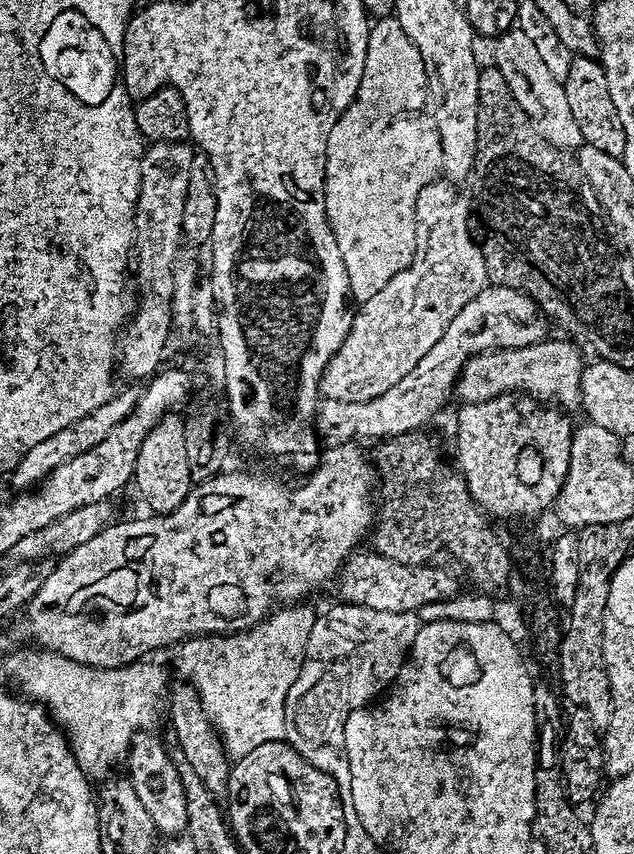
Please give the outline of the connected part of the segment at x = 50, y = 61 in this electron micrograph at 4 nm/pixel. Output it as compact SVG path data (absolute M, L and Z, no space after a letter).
M76 9L63 11L51 20L46 34L37 41L40 62L51 81L59 84L88 108L98 108L111 99L112 90L118 82L118 60L108 52L96 52L102 37L99 31L90 31L84 15Z

